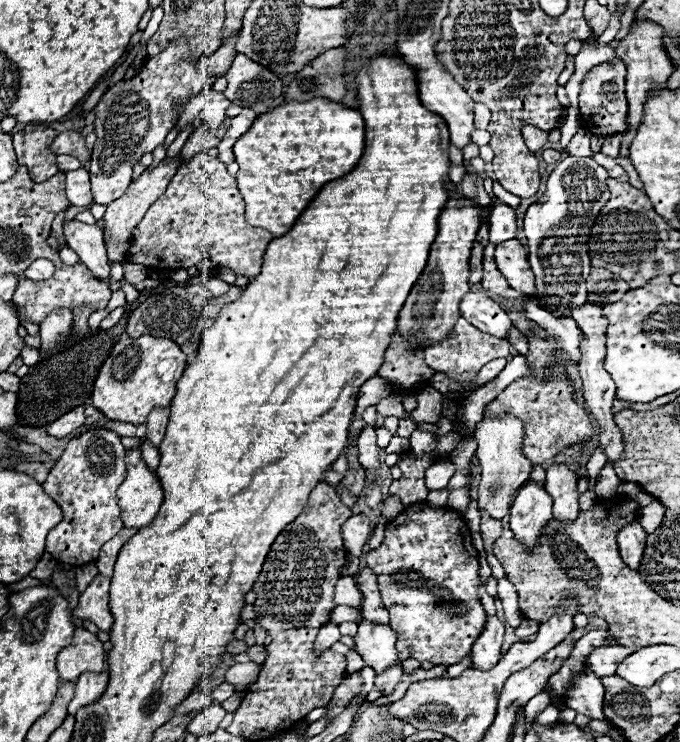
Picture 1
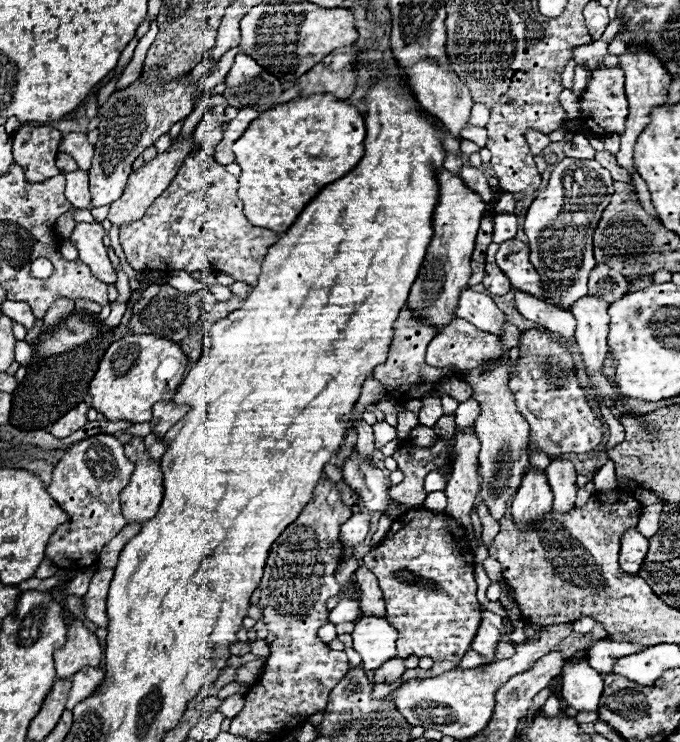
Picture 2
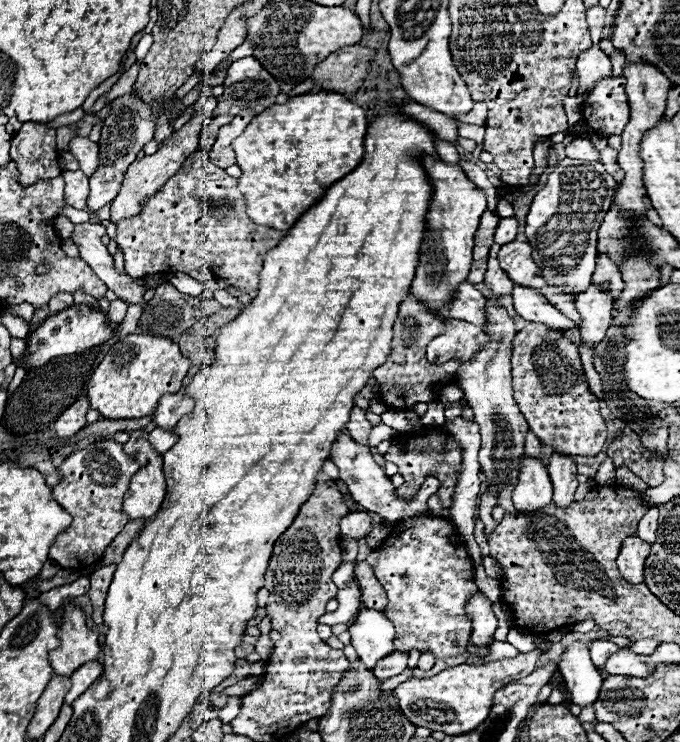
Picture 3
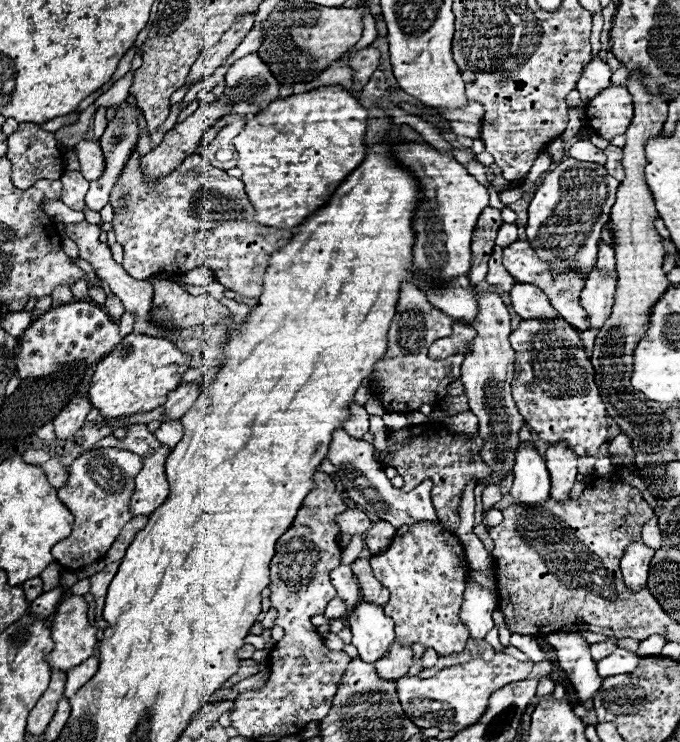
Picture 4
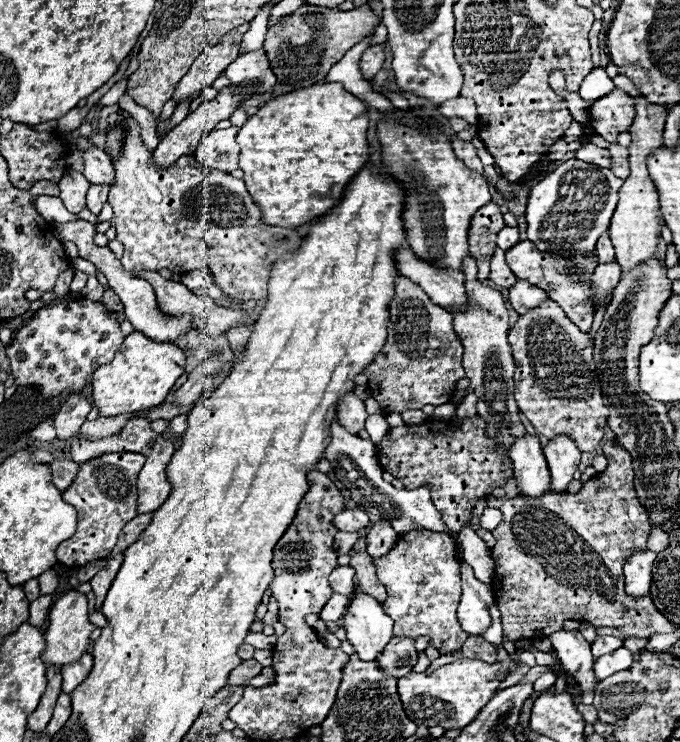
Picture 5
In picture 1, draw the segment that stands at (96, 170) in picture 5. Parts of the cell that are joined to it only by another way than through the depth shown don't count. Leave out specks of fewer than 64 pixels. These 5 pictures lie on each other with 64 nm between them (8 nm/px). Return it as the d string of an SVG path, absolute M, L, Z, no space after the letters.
M62 132L62 134L58 134L56 142L52 142L52 150L56 154L68 154L68 156L78 158L82 162L82 166L86 166L88 160L90 160L86 140L78 132Z

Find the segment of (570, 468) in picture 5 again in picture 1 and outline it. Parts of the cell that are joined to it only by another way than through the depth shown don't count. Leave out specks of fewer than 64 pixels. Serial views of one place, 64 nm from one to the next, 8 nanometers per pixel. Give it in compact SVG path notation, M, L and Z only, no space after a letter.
M552 464L546 470L546 490L554 500L554 518L570 520L580 512L576 478L576 472L572 472L568 464Z

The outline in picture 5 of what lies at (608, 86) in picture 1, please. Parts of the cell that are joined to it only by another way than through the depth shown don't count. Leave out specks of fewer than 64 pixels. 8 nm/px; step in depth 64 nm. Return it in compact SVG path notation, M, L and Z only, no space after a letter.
M614 90L606 98L594 102L590 106L590 124L594 126L596 134L616 144L618 134L630 130L630 124L634 122L634 104L634 98L622 90Z

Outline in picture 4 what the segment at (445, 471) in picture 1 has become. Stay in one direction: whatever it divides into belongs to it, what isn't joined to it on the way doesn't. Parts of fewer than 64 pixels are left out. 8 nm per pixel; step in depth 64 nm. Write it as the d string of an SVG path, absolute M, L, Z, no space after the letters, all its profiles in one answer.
M344 428L334 430L332 434L332 444L328 450L328 460L336 466L336 474L340 478L340 482L344 484L344 488L348 490L348 496L364 506L366 512L376 514L380 520L390 522L394 528L400 526L412 526L414 522L430 522L436 524L438 516L436 510L432 506L430 500L430 490L432 490L432 482L422 482L420 486L416 486L410 492L402 492L398 488L394 488L390 484L390 480L384 474L384 468L380 466L380 462L374 458L374 446L370 442L352 438L346 434Z

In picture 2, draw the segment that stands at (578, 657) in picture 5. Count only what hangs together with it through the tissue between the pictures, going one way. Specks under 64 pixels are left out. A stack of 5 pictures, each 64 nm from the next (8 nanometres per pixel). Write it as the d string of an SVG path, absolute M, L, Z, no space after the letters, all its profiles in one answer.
M588 658L564 660L562 666L562 698L576 710L598 710L602 694L602 676L588 664Z

